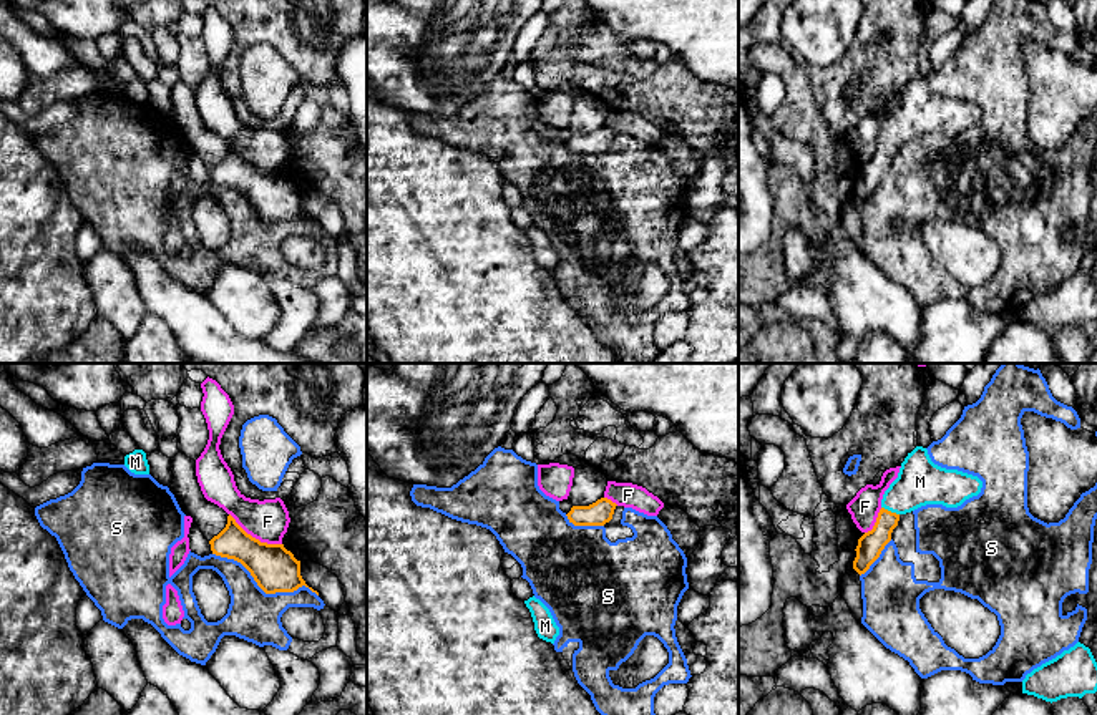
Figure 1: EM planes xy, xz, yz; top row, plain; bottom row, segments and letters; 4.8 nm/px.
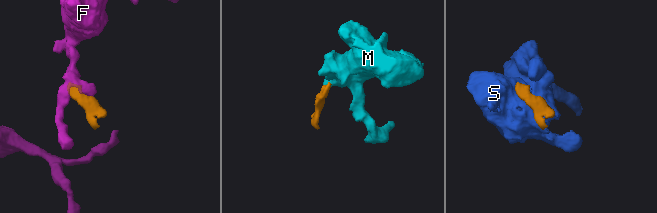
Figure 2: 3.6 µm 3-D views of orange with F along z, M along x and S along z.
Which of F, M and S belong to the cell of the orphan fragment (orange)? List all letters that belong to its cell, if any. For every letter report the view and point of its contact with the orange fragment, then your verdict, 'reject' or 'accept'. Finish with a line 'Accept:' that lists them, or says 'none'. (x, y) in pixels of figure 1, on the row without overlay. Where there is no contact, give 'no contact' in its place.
F: xy (254, 166) | reject
M: yz (890, 140) | accept
S: xy (264, 219) | reject
Accept: M

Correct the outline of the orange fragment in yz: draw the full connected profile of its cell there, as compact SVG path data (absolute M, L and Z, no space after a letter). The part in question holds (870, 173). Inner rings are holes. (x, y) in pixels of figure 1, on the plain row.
M916 75L901 91L898 106L885 119L873 158L858 168L853 197L860 204L870 197L891 169L901 143L926 133L958 136L978 124L981 116L982 109L978 105L941 96L931 90L926 76Z

